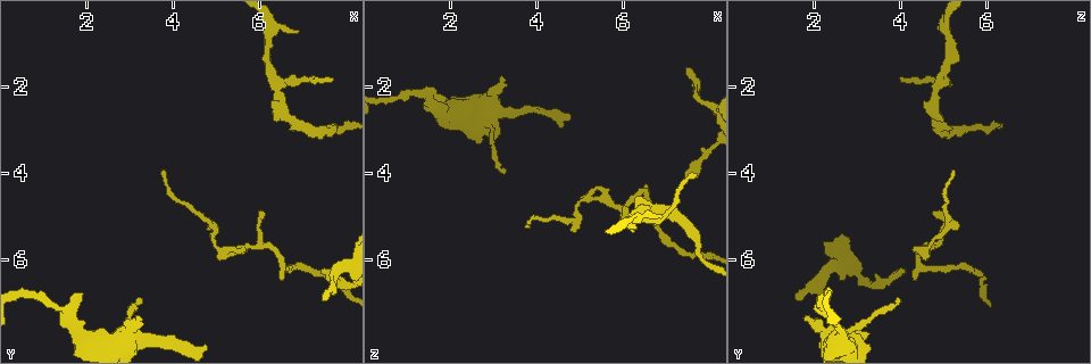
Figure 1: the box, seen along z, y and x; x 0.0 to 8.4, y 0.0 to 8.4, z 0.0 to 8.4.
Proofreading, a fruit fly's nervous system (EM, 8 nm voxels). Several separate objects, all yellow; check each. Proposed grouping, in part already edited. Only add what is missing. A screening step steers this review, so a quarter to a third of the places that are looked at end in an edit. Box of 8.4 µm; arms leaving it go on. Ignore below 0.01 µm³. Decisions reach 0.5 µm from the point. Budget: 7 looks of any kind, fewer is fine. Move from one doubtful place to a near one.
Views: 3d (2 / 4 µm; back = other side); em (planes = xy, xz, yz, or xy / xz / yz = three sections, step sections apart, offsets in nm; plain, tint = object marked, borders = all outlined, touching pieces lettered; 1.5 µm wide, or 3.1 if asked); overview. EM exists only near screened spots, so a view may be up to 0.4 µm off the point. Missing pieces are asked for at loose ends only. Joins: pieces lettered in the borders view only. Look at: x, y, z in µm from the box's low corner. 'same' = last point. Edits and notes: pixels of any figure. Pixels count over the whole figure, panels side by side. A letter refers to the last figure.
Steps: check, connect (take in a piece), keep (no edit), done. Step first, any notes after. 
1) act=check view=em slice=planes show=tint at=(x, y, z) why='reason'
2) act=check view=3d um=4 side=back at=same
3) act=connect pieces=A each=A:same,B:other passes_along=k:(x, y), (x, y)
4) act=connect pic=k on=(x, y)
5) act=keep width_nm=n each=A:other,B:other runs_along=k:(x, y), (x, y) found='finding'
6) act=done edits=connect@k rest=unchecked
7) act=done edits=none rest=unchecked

act=check view=3d um=2 at=(3.10, 7.30, 1.75) why='an open end'

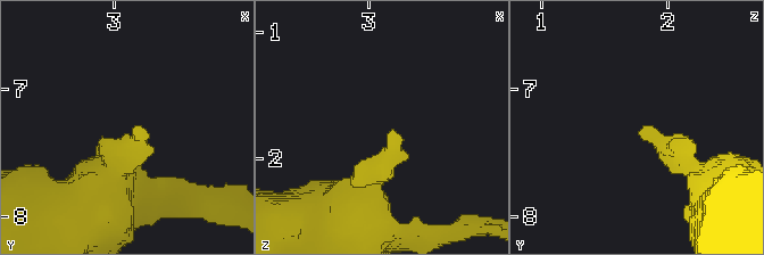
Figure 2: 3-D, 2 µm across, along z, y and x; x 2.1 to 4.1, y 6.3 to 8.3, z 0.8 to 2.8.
act=check view=em slice=xz step=8 show=borders at=(3.16, 7.32, 1.80)

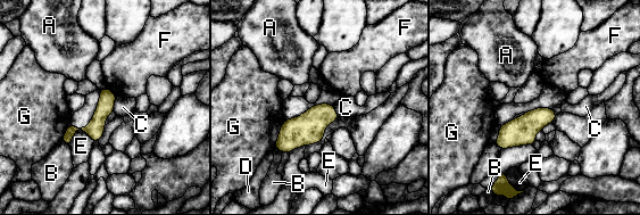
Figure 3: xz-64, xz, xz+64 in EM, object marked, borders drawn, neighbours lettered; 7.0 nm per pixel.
act=keep each=A:other,B:other,C:other,D:other,E:other,F:other,G:other runs_along=3:(113, 97), (89, 129), (76, 129), (66, 140) found='no lettered piece goes on from it'

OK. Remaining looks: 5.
act=check view=3d um=2 at=(7.65, 1.75, 4.05) why='branch stops here'

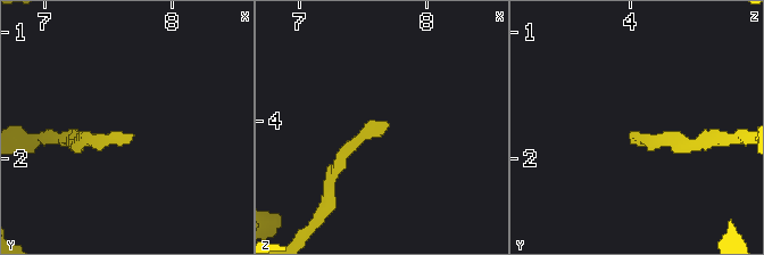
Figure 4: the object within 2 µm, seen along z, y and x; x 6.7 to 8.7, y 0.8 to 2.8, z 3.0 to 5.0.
act=check view=em slice=planes show=borders at=(7.66, 1.80, 4.00)

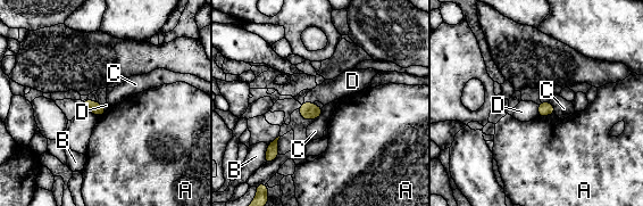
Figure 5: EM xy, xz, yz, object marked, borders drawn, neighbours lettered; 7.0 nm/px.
act=keep each=A:other,B:other,C:other,D:other border=5:(537, 105), (539, 115) found='none of them fits'

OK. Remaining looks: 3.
act=check view=em slice=planes show=plain at=(7.50, 6.80, 1.55) why='tapers out'

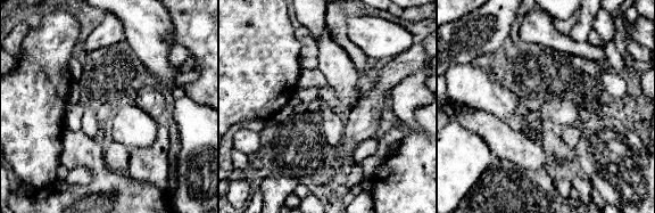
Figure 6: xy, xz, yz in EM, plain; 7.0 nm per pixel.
act=check view=em slice=planes show=borders at=same

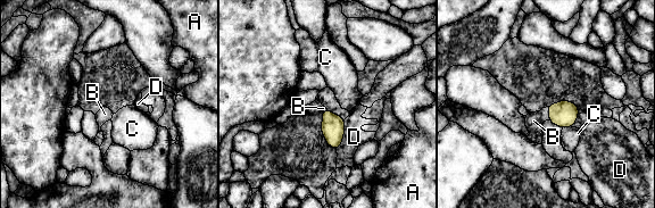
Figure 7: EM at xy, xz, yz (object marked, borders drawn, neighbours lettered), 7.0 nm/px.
act=connect pieces=B each=A:other,B:same,C:other,D:other passes_along=7:(564, 114), (549, 114), (533, 121) found='the cell continues'

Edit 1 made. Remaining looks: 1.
act=done edits=connect@7 rest=unchecked

